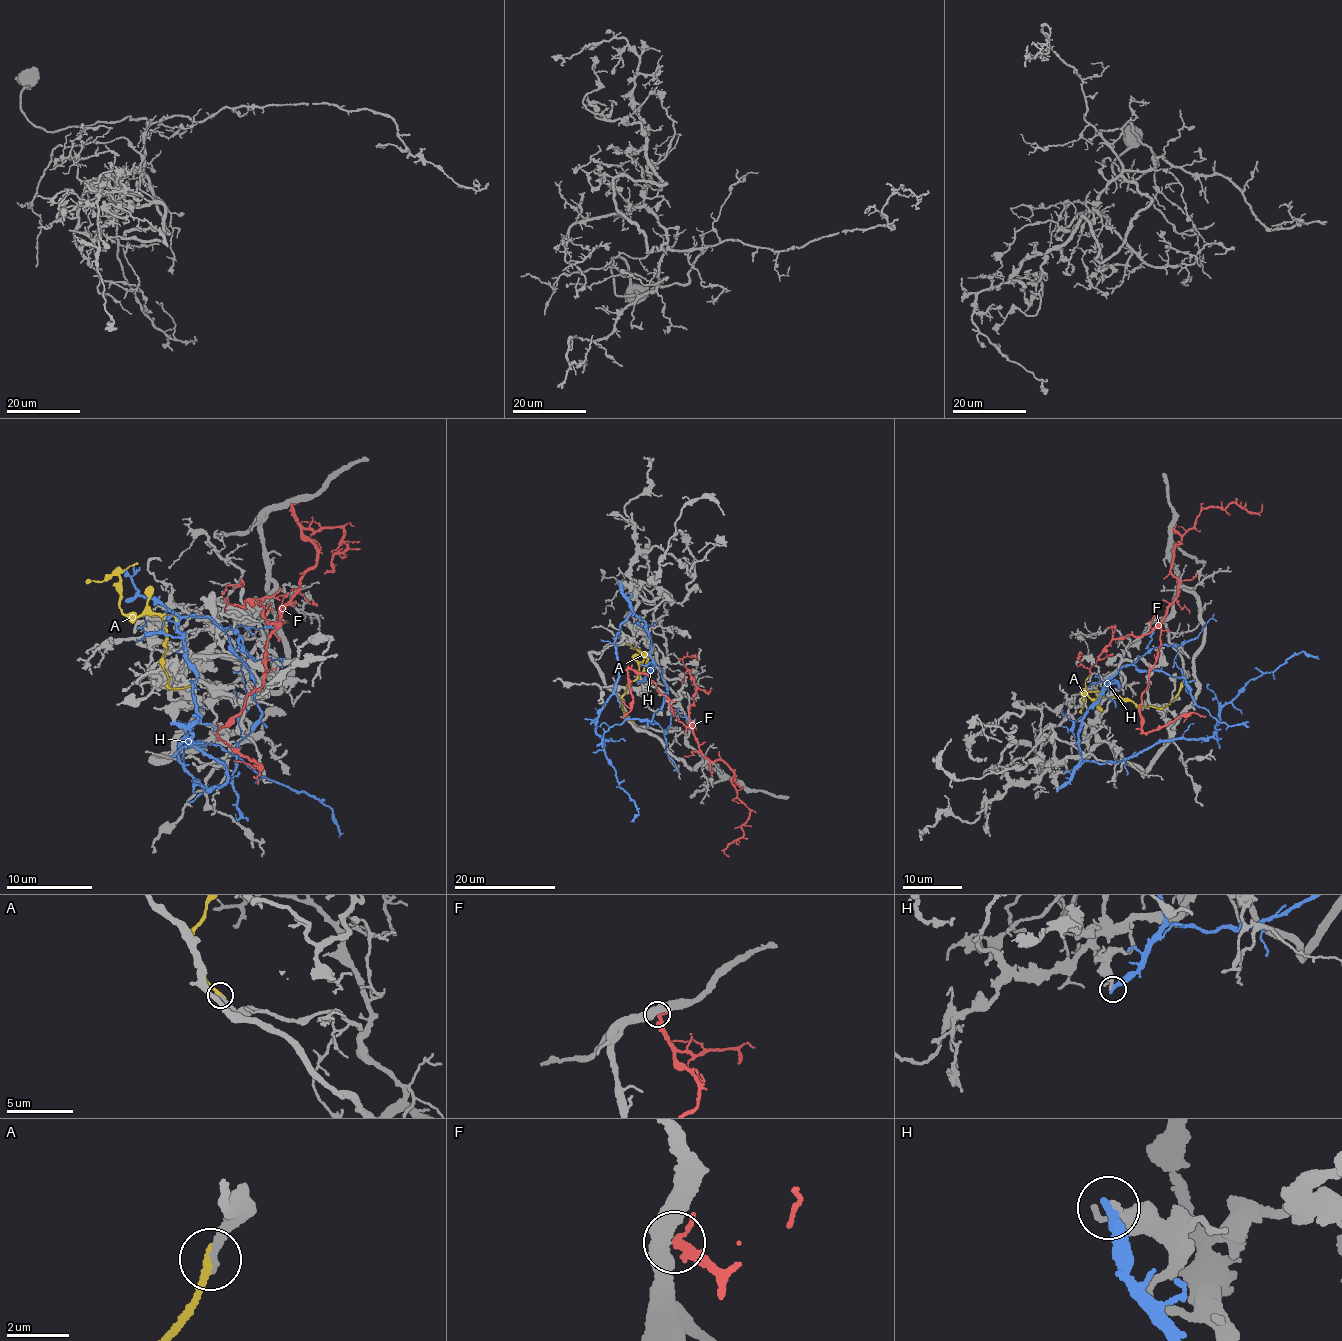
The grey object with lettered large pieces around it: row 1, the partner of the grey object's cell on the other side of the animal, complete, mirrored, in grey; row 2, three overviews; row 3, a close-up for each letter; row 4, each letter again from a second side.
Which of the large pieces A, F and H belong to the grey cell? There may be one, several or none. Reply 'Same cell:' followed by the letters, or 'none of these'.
Same cell: none of these

